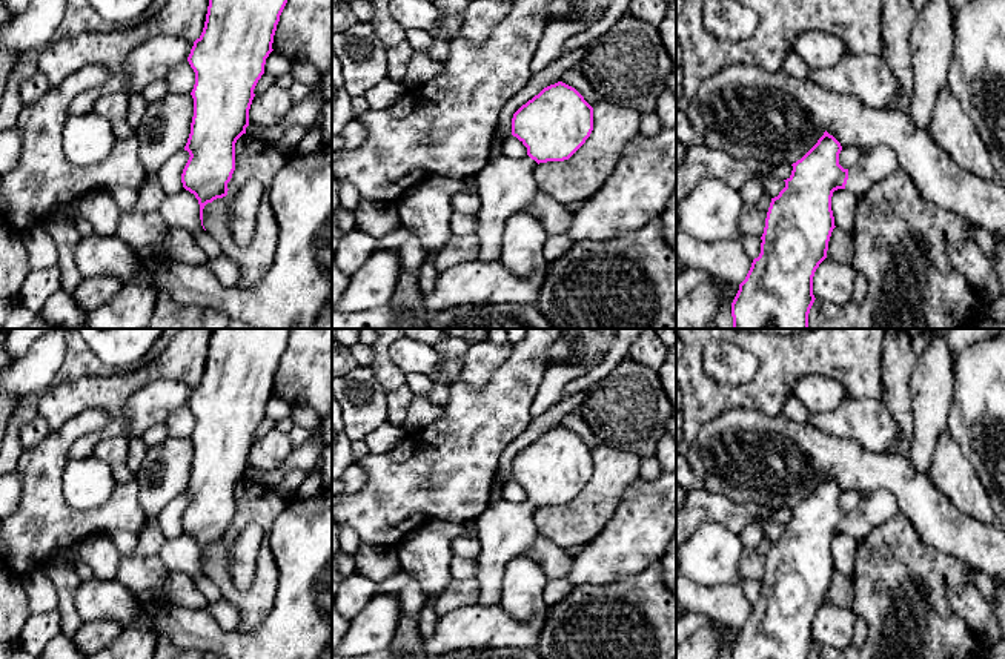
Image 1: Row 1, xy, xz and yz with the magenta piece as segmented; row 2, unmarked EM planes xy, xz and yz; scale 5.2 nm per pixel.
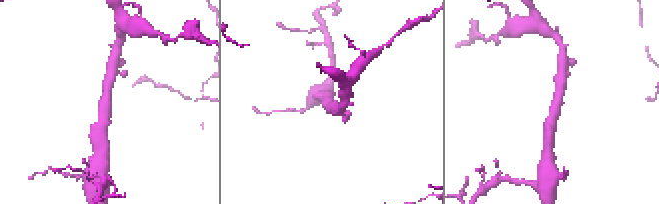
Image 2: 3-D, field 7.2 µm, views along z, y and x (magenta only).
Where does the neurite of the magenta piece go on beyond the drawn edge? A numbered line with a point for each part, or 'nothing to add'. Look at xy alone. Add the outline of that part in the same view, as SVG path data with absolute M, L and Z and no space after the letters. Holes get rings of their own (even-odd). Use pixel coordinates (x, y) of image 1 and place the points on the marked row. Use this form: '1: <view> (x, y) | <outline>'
nothing to add

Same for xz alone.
1: xz (506, 185) | M502 155L490 160L473 178L481 198L476 214L481 261L501 260L506 220L522 210L539 190L535 180L536 164L530 157L516 160Z

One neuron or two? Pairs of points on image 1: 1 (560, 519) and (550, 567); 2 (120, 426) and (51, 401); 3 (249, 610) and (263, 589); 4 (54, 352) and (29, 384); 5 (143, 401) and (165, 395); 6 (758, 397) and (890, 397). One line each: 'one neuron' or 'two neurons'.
1: two neurons
2: one neuron
3: one neuron
4: one neuron
5: one neuron
6: two neurons

